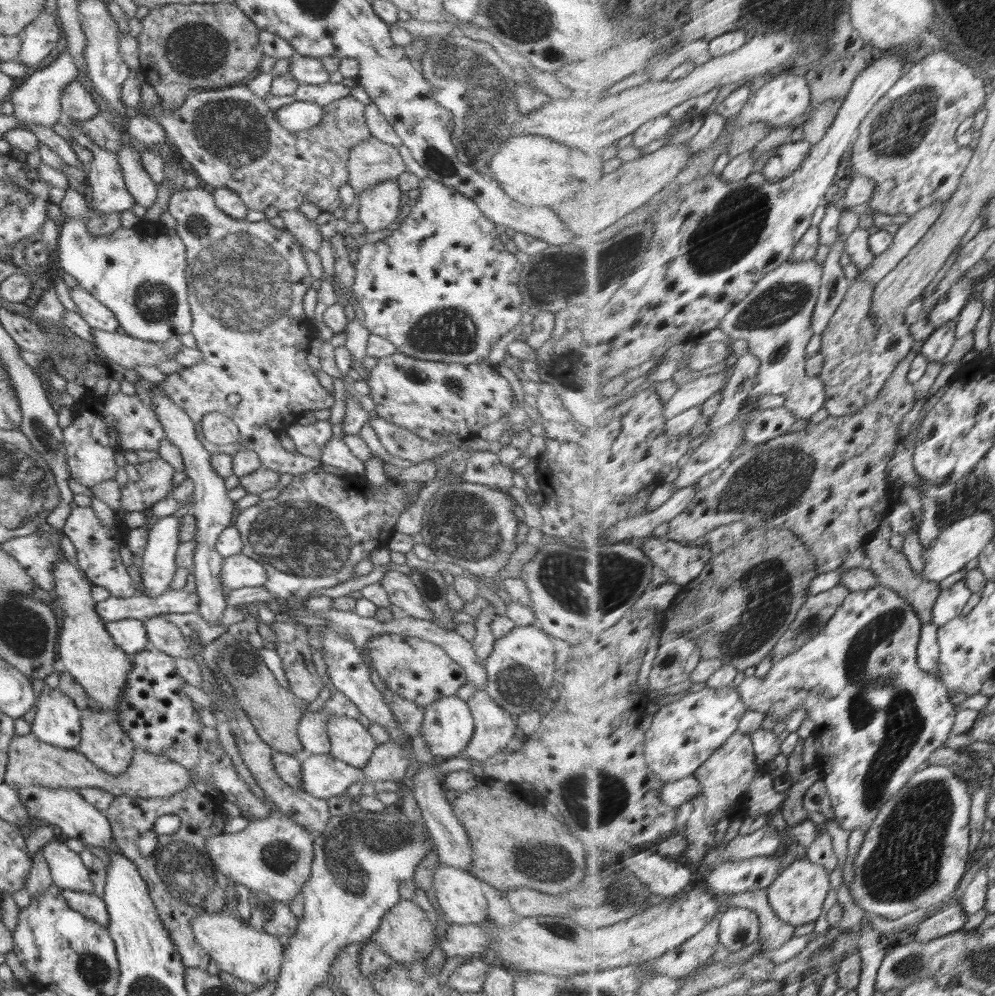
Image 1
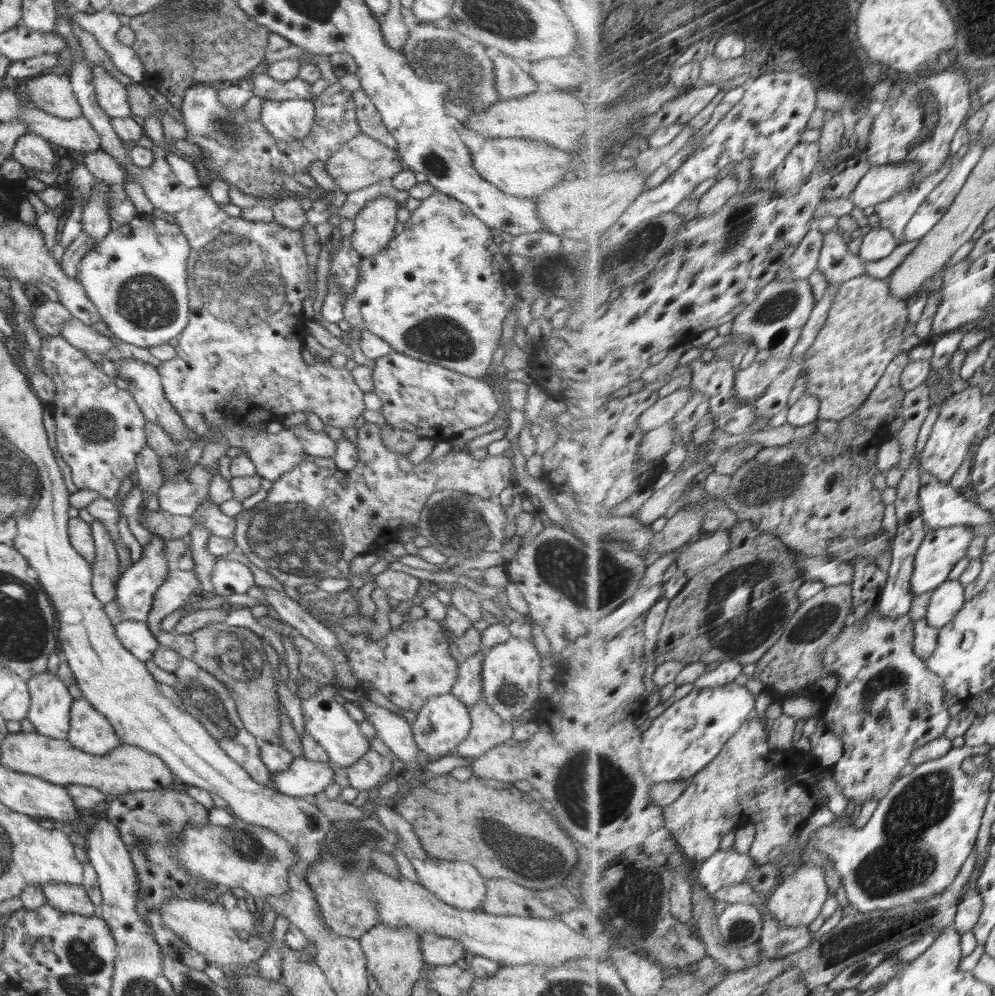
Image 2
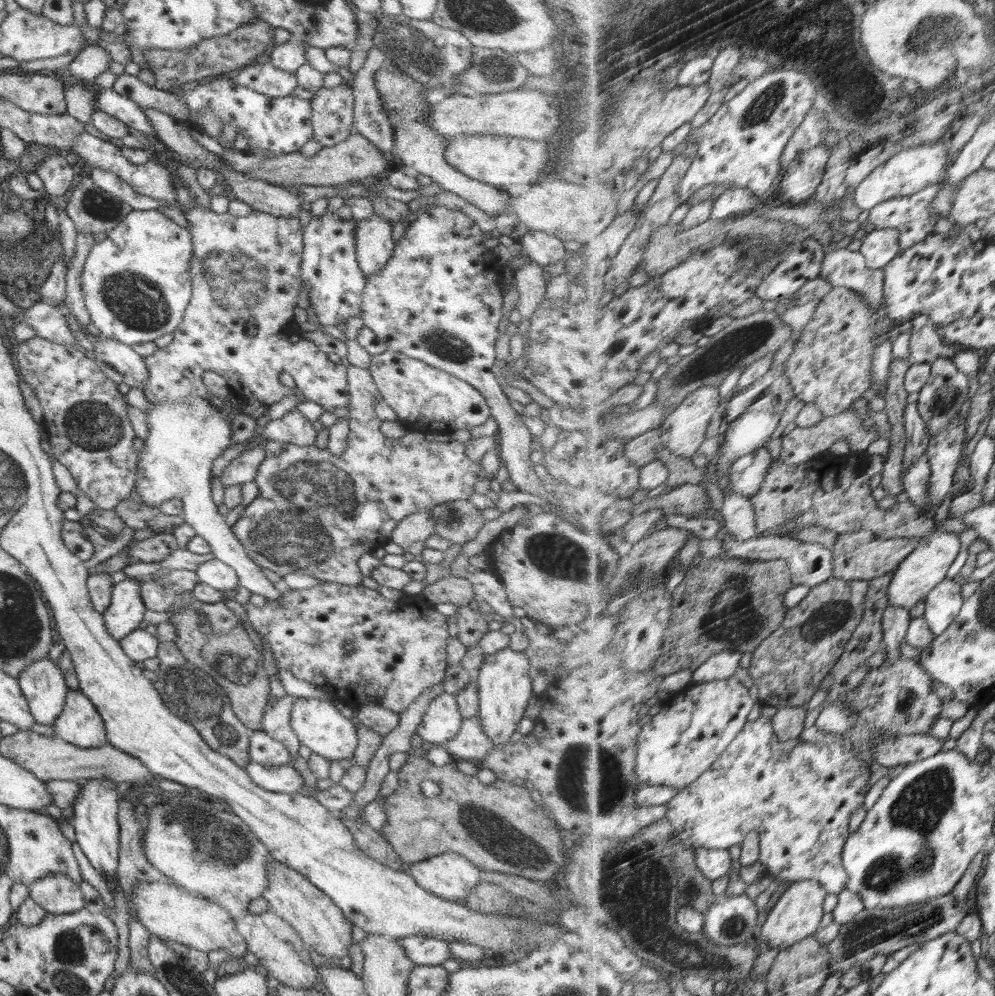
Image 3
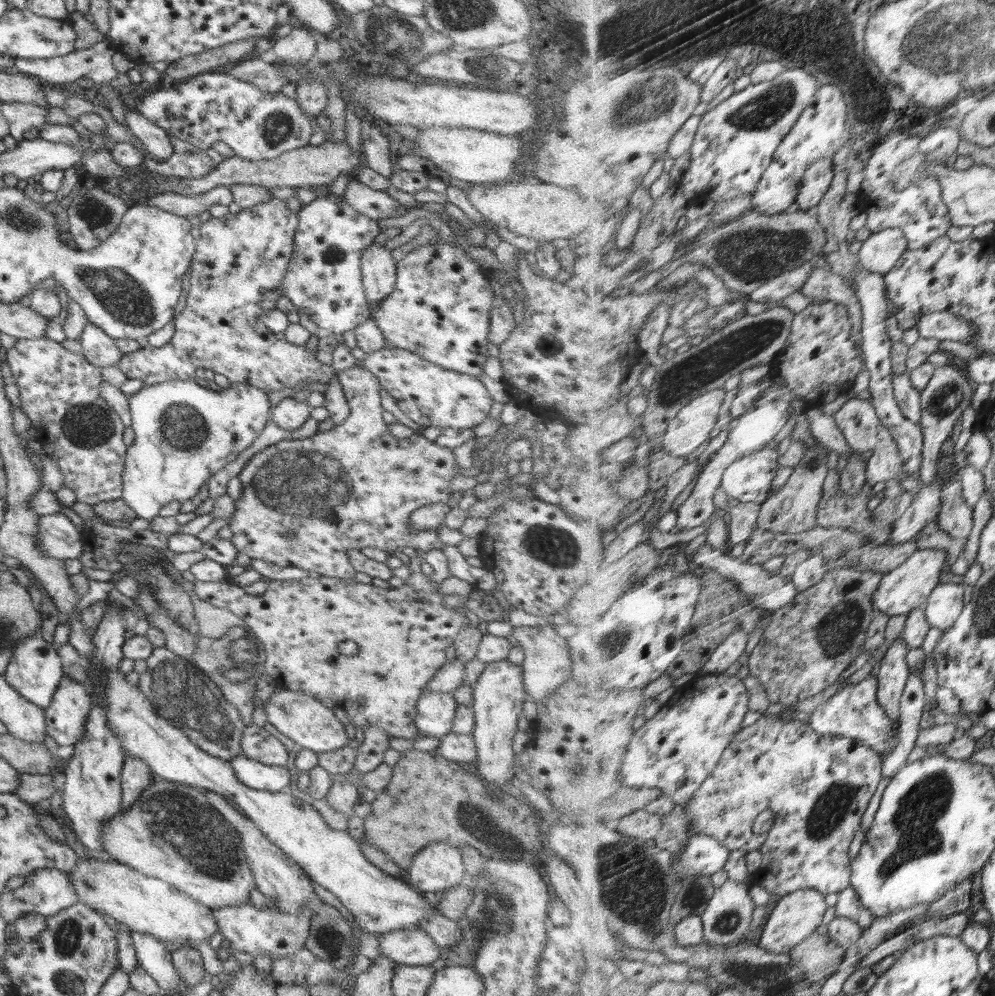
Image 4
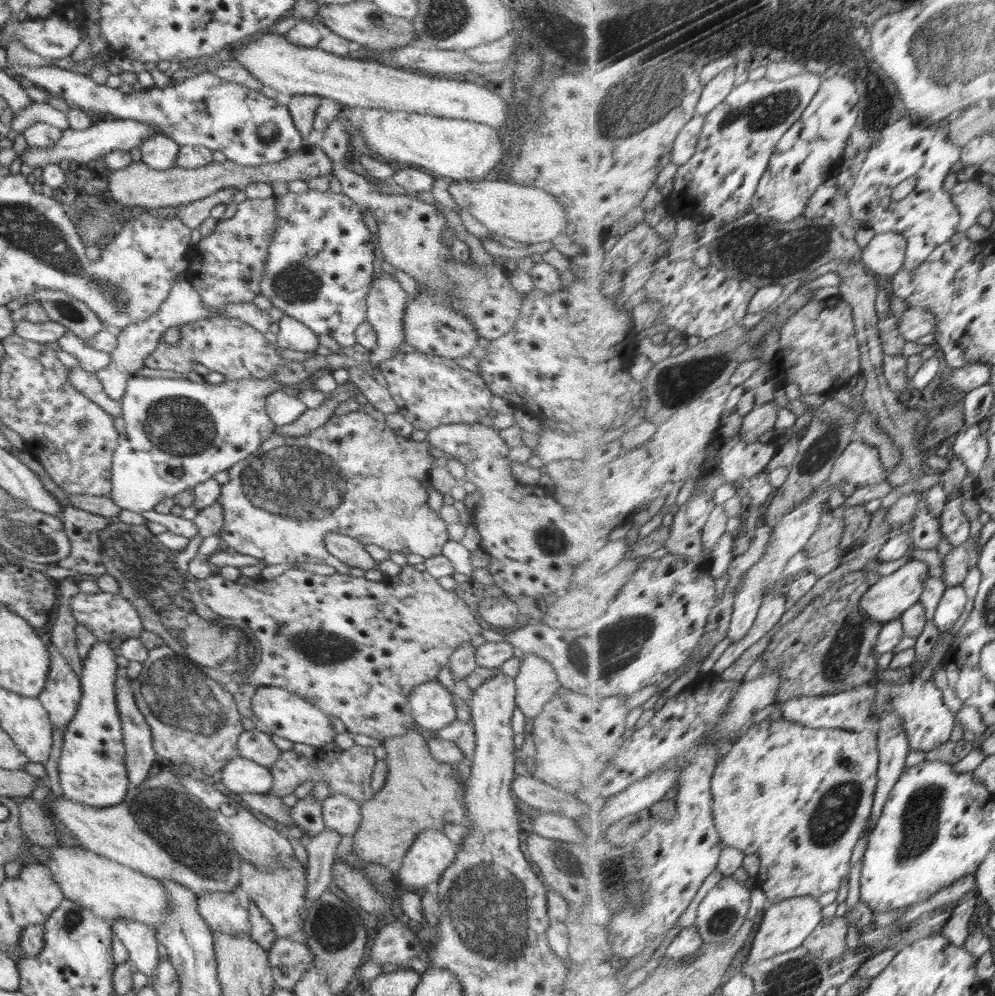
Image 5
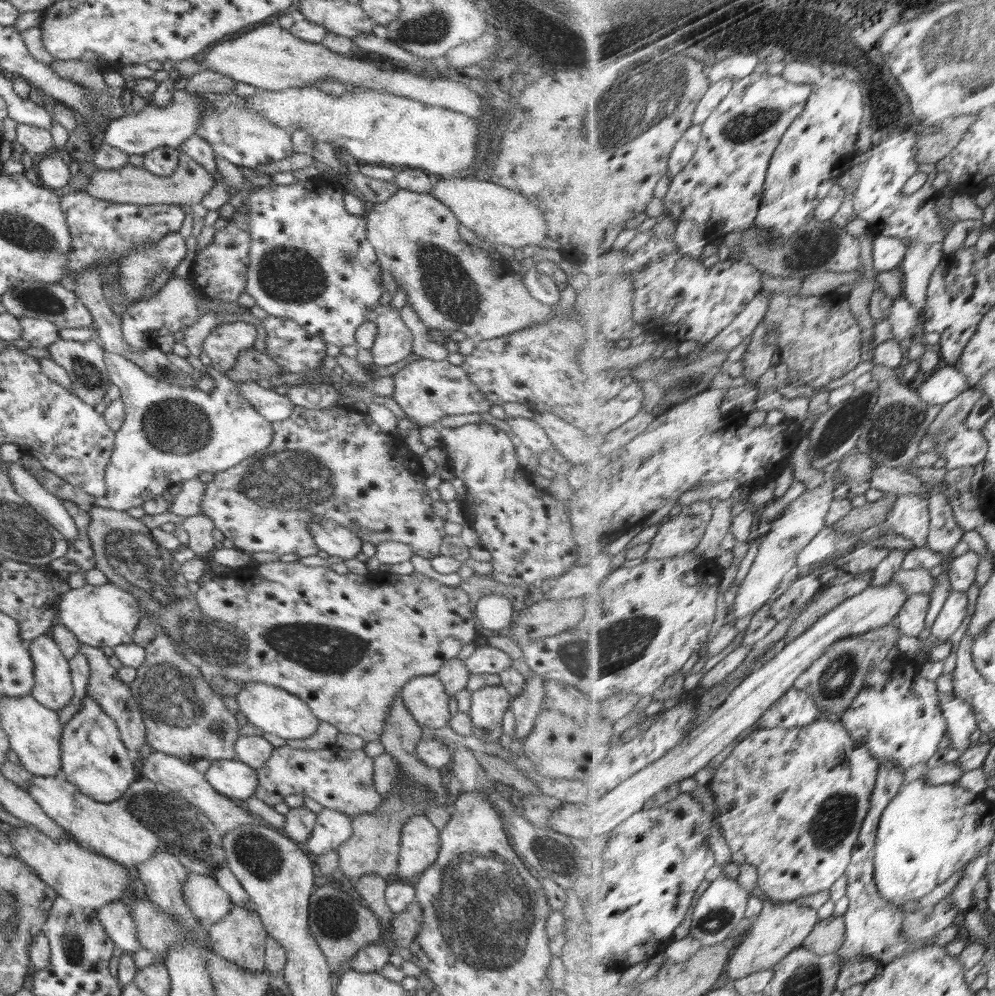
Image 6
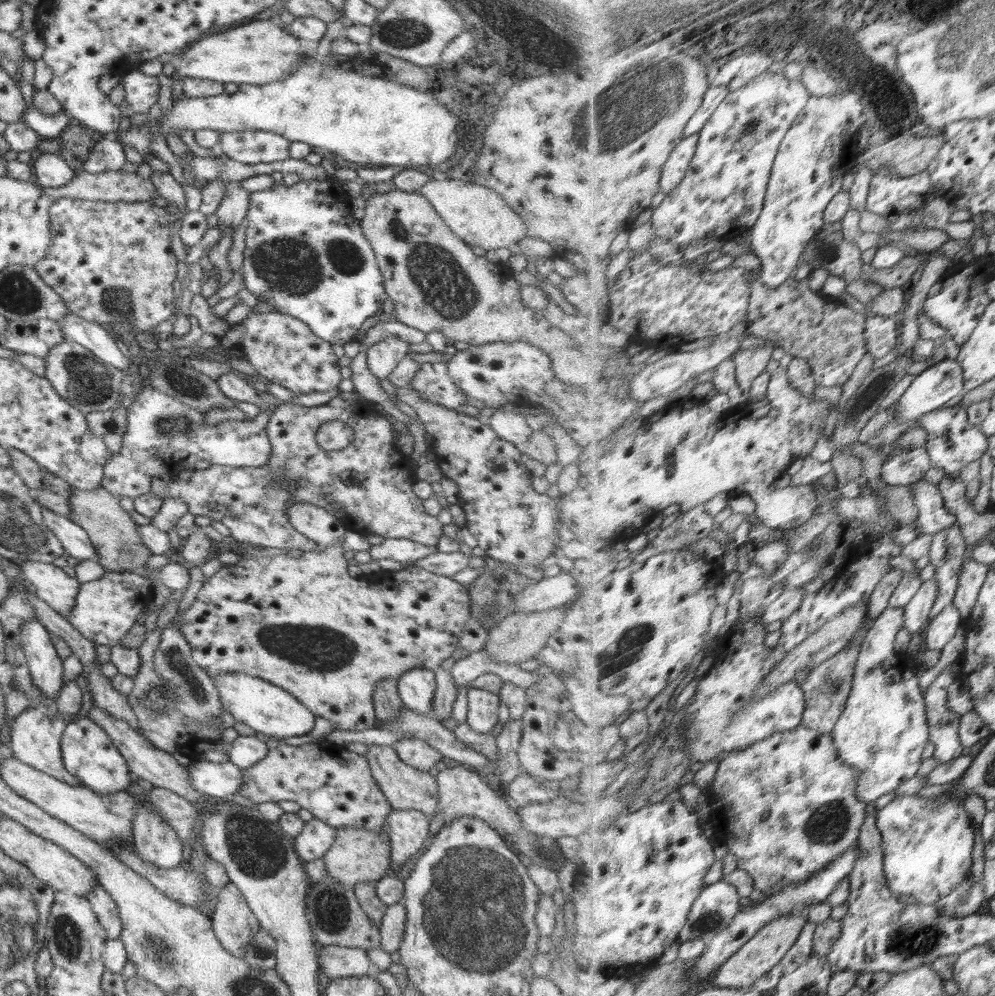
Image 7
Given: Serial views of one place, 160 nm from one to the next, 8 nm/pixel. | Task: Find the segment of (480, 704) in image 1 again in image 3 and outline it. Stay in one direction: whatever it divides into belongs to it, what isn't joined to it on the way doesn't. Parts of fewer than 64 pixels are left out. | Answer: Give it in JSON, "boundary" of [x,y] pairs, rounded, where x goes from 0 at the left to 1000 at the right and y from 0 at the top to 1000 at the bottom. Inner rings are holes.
{"boundary":[[[480,720],[465,723],[457,740],[447,745],[444,749],[455,762],[466,762],[479,766],[489,758],[495,750],[495,745],[485,734]]]}

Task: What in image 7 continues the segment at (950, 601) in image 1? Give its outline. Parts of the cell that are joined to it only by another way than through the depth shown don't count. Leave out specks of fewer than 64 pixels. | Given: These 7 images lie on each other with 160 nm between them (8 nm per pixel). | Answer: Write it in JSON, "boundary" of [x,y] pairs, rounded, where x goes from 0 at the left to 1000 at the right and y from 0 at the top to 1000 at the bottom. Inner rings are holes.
{"boundary":[[[960,606],[952,608],[936,623],[931,642],[933,651],[948,654],[962,638],[968,623],[967,615]]]}

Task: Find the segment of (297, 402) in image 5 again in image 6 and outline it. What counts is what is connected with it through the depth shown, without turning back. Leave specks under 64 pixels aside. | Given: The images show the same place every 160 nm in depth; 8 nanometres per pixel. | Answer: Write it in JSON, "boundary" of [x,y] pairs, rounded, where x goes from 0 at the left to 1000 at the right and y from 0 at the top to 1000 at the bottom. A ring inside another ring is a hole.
{"boundary":[[[256,384],[238,385],[243,398],[272,425],[283,424],[293,416],[296,406],[287,397],[280,396],[275,391],[267,391]]]}

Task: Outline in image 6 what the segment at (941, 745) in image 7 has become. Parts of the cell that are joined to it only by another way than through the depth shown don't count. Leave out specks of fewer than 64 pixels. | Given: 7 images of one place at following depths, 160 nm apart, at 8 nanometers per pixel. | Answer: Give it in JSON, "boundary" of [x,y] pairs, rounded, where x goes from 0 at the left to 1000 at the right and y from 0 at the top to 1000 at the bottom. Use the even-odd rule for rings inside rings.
{"boundary":[[[959,693],[946,696],[946,706],[953,722],[953,738],[956,738],[957,749],[973,752],[984,731],[982,713],[974,705],[965,703]]]}

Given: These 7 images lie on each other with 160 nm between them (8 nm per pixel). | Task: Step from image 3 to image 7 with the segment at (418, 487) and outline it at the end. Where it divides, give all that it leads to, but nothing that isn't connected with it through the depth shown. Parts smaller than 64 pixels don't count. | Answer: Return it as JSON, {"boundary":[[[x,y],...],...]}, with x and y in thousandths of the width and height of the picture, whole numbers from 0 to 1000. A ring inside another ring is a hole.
{"boundary":[[[342,398],[334,400],[328,406],[308,409],[293,404],[282,406],[271,417],[268,426],[268,438],[272,446],[272,458],[267,468],[261,470],[234,470],[213,467],[207,472],[193,473],[191,483],[172,484],[167,496],[159,497],[161,502],[179,500],[189,508],[190,515],[209,519],[211,523],[222,524],[231,532],[231,538],[238,544],[247,544],[266,550],[297,551],[312,554],[319,551],[318,545],[302,536],[287,518],[291,505],[311,505],[326,510],[332,517],[342,522],[349,532],[363,537],[379,536],[386,540],[407,540],[426,548],[439,548],[445,537],[445,526],[438,519],[428,516],[425,503],[414,494],[417,486],[417,468],[413,460],[404,458],[396,450],[397,434],[394,422],[385,418],[376,407],[369,404],[347,402]],[[342,422],[352,427],[356,442],[344,452],[326,453],[318,446],[318,433],[327,424]]]}

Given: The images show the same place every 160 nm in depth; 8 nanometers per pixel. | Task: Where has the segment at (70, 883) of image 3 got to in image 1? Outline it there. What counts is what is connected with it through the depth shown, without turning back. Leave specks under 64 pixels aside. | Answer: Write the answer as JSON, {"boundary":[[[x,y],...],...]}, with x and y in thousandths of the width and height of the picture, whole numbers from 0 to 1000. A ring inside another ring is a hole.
{"boundary":[[[61,893],[61,897],[68,912],[72,912],[87,924],[96,926],[101,931],[108,932],[110,930],[107,907],[103,900],[66,893]]]}

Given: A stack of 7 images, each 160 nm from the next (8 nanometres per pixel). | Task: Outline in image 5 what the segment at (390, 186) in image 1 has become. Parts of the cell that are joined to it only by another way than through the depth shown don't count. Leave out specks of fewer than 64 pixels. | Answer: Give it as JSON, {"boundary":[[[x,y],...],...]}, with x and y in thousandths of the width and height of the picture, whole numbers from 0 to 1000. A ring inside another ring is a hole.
{"boundary":[[[390,273],[377,275],[375,284],[372,286],[368,303],[368,322],[378,332],[379,349],[374,352],[371,361],[374,363],[384,363],[394,359],[397,355],[406,353],[406,349],[410,347],[407,343],[405,311],[411,296],[402,288],[402,284],[398,279],[392,277]]]}

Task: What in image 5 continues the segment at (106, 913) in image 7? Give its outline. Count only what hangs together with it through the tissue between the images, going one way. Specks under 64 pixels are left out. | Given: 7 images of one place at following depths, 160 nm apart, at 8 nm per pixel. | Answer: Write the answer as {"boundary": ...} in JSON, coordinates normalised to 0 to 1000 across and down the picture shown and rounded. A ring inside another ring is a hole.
{"boundary":[[[115,923],[110,925],[113,936],[123,946],[131,958],[129,966],[136,975],[147,979],[149,983],[157,979],[160,959],[156,934],[131,923]]]}

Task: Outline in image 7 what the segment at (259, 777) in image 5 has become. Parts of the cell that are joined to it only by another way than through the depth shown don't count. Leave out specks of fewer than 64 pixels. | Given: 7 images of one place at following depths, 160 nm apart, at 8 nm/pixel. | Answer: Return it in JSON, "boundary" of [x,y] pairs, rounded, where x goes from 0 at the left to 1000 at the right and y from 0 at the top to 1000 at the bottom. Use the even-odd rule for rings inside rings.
{"boundary":[[[202,762],[191,765],[188,770],[192,788],[207,800],[232,801],[244,790],[242,771],[231,764],[217,766]]]}

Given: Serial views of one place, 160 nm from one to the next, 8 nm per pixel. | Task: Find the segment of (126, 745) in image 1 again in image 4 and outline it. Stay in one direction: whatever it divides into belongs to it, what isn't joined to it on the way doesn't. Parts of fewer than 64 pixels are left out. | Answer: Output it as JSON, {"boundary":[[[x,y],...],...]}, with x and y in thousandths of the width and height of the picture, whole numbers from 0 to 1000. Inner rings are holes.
{"boundary":[[[64,677],[50,709],[44,713],[48,739],[52,739],[60,749],[83,743],[83,731],[93,708],[91,704],[88,691]]]}

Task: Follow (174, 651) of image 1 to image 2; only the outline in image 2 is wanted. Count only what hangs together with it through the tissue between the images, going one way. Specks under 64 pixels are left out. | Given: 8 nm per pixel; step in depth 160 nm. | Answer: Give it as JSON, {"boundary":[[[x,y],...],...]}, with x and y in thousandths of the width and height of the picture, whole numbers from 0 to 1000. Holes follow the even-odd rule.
{"boundary":[[[178,569],[169,572],[165,587],[155,595],[153,610],[148,618],[148,628],[153,637],[162,634],[161,624],[166,618],[182,610],[194,594],[199,594],[201,583],[195,572],[187,574]]]}

